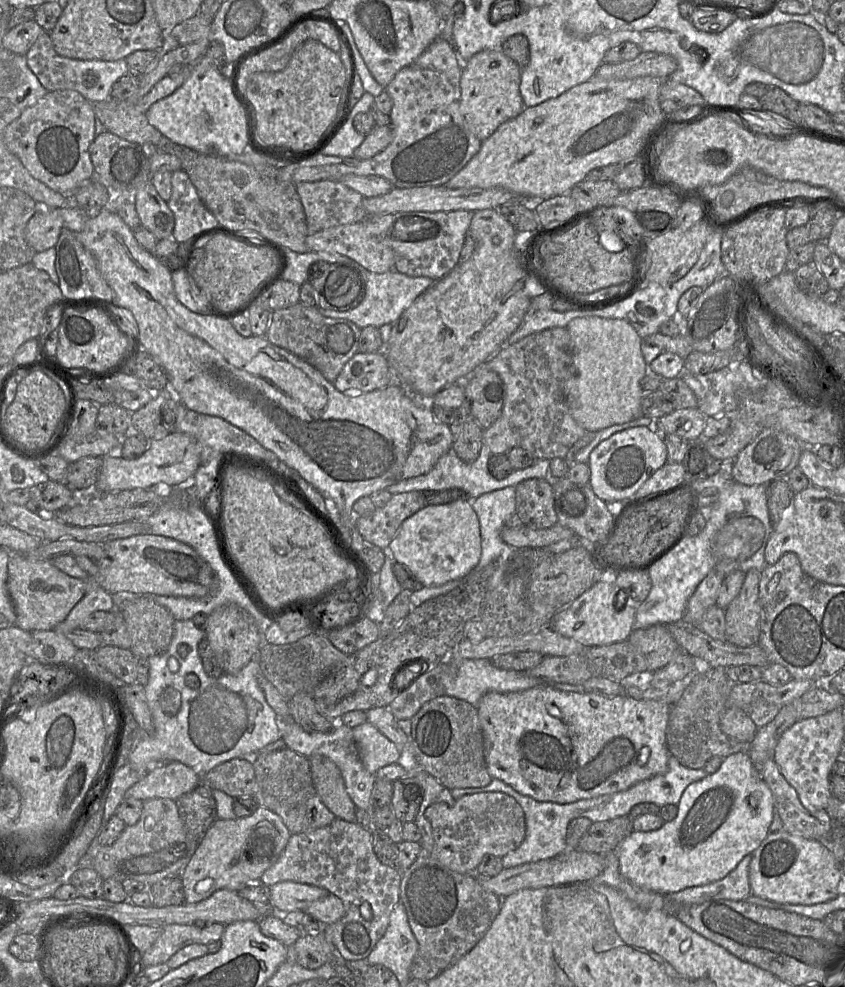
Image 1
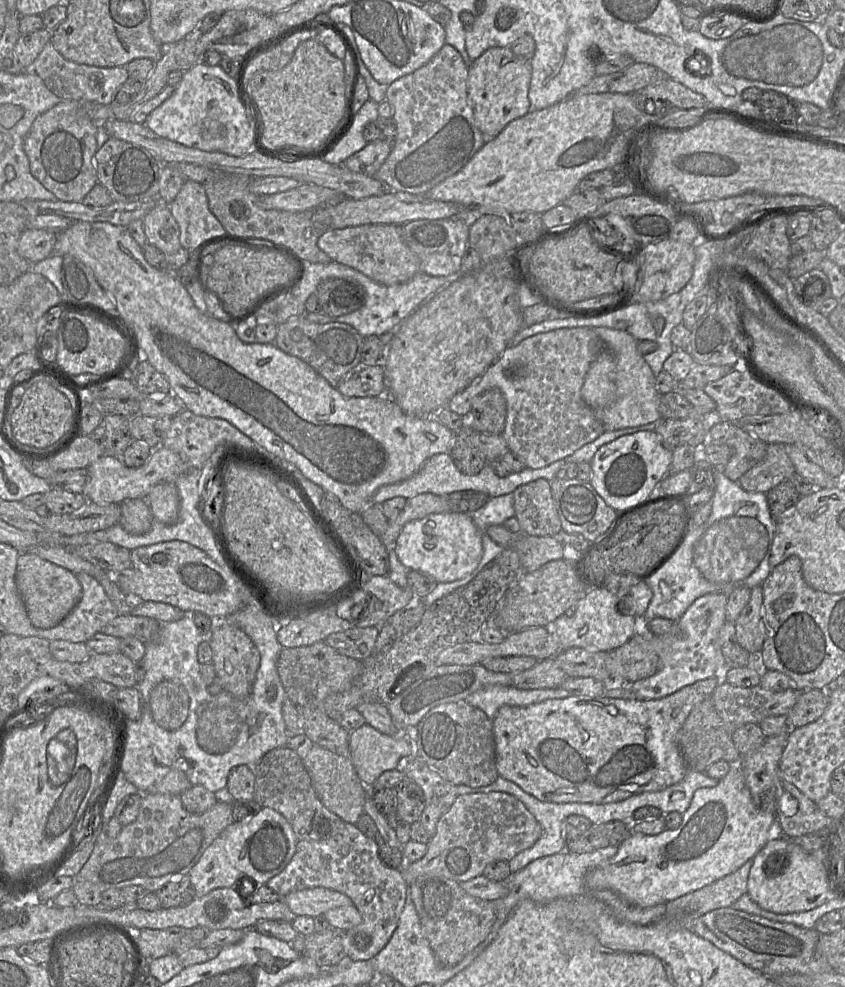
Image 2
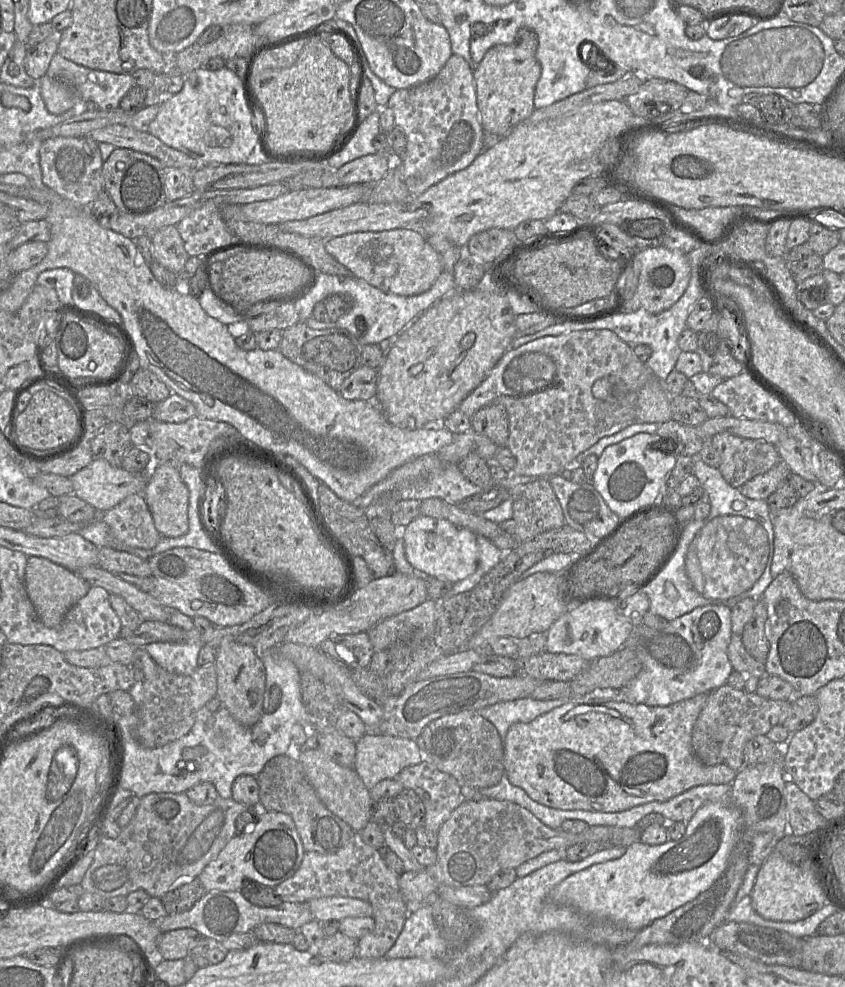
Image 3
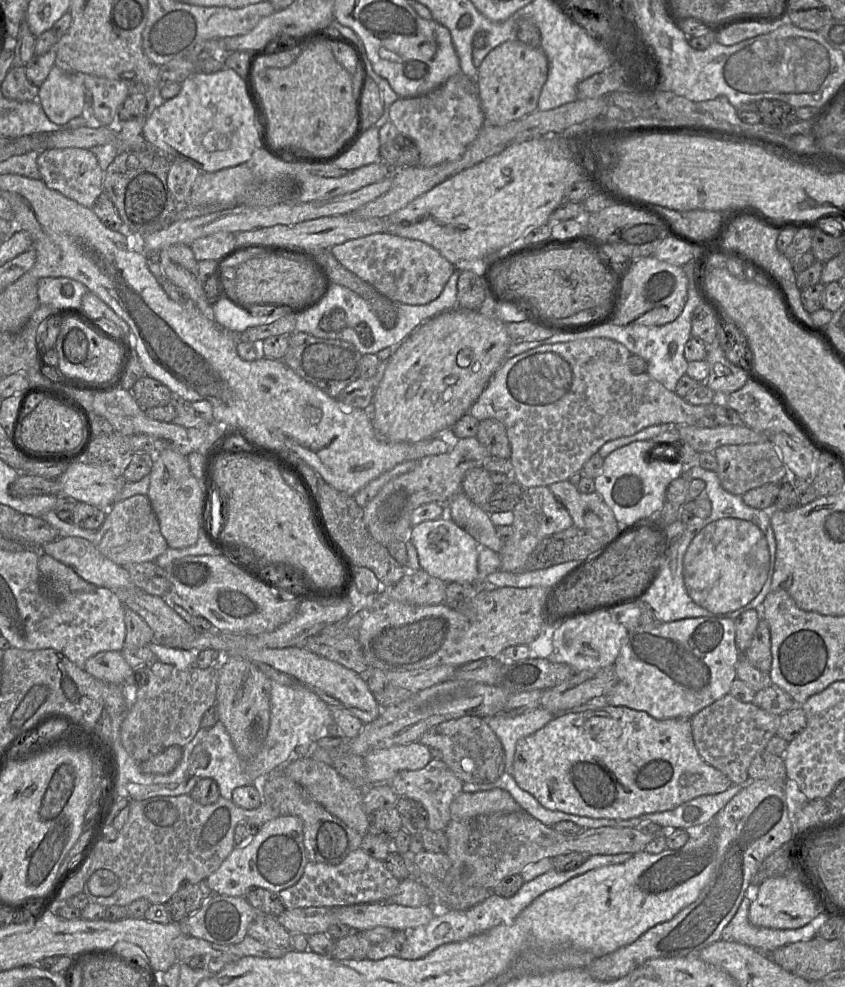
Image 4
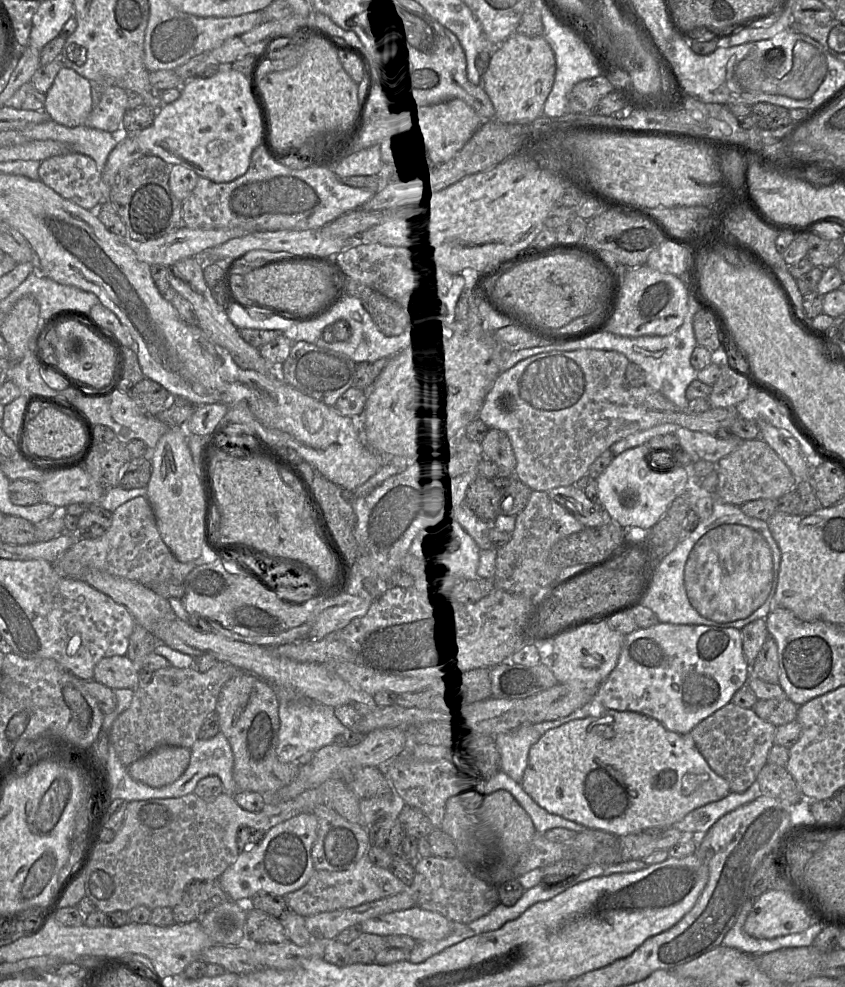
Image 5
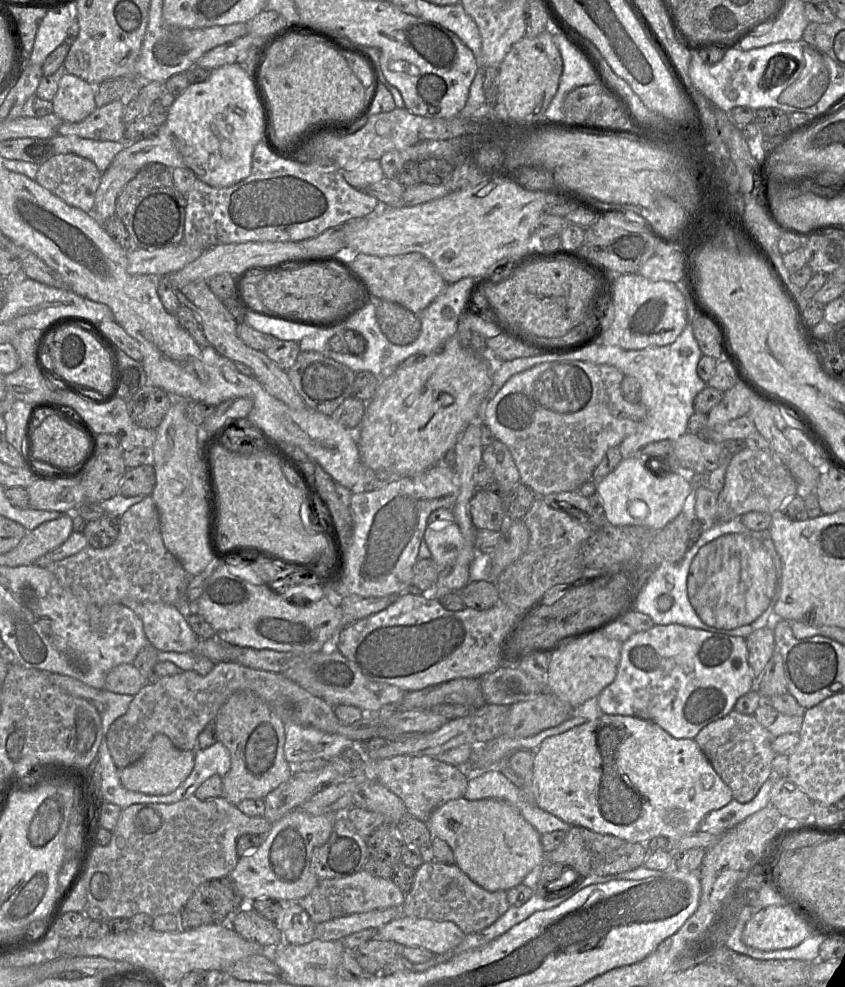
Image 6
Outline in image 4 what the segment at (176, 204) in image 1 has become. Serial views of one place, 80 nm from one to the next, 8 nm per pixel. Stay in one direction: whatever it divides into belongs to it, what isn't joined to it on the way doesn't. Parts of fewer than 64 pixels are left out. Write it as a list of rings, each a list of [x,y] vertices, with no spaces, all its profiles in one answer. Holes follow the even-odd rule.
[[[217,232],[199,238],[190,244],[190,248],[198,262],[215,260],[216,263],[221,263],[235,246],[235,235],[229,232]]]

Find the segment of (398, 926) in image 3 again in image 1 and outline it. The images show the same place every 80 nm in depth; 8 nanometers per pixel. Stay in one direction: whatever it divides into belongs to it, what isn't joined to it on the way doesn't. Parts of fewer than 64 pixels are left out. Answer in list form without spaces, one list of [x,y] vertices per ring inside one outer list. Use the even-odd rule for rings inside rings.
[[[335,818],[328,826],[309,832],[292,834],[278,860],[260,878],[260,883],[269,887],[281,881],[293,881],[327,889],[340,898],[344,914],[336,922],[325,924],[322,933],[337,949],[337,956],[346,961],[366,959],[384,935],[394,906],[400,901],[402,870],[383,864],[376,856],[371,832],[356,822]]]

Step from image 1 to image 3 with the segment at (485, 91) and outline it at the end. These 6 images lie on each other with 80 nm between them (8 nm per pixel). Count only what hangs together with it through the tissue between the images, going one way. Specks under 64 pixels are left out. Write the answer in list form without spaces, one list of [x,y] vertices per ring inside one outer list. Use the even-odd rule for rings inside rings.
[[[513,44],[496,45],[490,48],[473,71],[477,107],[485,133],[506,135],[512,128],[527,119],[534,111],[534,93],[541,75],[541,66],[535,56],[518,50]]]

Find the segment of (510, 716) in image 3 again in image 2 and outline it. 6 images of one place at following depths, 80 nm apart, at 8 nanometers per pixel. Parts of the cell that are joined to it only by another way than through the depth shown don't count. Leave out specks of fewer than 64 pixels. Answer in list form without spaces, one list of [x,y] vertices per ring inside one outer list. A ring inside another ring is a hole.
[[[503,685],[484,686],[469,695],[465,701],[483,711],[492,720],[503,706],[528,706],[547,699],[561,699],[570,696],[559,687],[535,690],[522,690]]]

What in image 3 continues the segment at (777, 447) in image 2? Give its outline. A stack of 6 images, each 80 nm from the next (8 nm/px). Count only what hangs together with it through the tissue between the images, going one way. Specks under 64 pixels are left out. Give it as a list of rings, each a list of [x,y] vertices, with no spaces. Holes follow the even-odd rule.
[[[780,460],[766,473],[760,474],[747,481],[739,490],[743,496],[753,500],[767,500],[779,485],[787,480],[791,471],[787,464]]]

